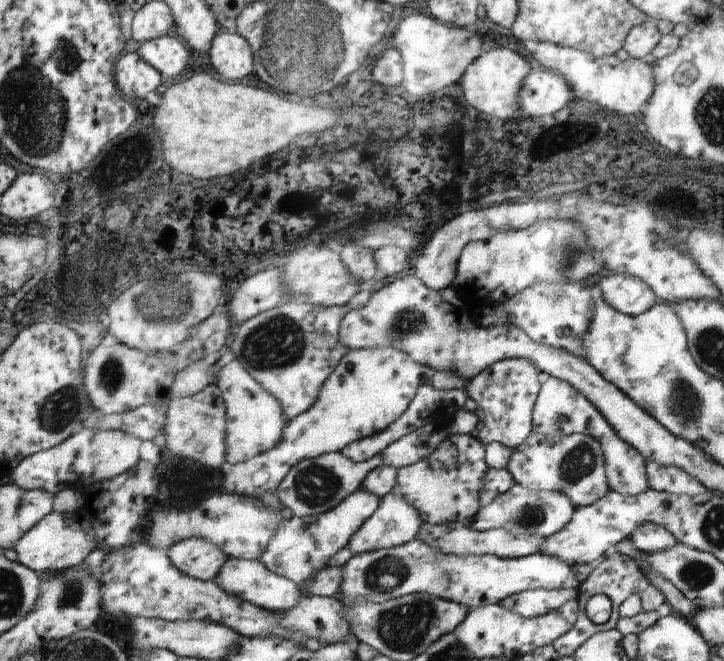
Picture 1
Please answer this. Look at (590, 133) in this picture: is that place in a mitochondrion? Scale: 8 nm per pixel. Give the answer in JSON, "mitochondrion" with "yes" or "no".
{"mitochondrion":"no"}

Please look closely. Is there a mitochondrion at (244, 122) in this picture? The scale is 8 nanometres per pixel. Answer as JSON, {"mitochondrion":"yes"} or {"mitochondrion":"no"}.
{"mitochondrion":"no"}

